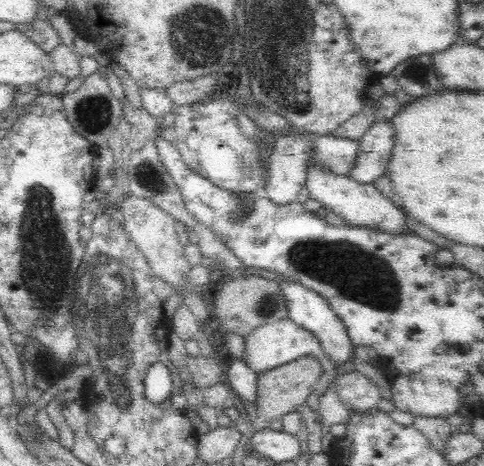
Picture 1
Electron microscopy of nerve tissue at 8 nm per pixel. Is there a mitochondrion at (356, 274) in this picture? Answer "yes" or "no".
yes

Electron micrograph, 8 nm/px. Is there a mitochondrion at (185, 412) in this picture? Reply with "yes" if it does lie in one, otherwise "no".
no

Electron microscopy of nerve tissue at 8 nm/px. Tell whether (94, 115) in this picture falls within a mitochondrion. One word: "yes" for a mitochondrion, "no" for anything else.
yes

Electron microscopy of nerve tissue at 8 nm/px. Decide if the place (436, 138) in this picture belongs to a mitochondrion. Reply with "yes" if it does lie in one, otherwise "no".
no

